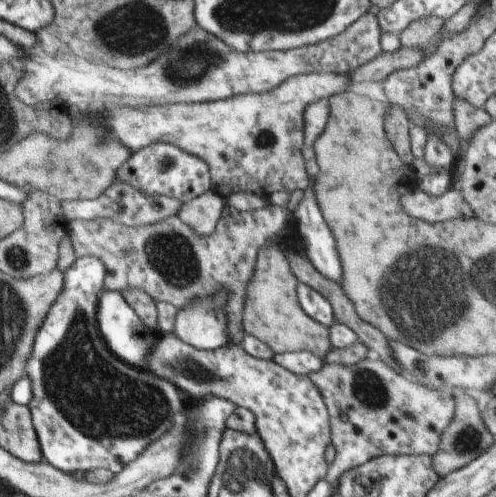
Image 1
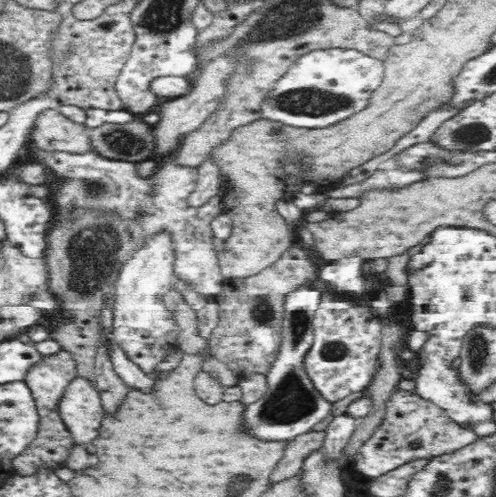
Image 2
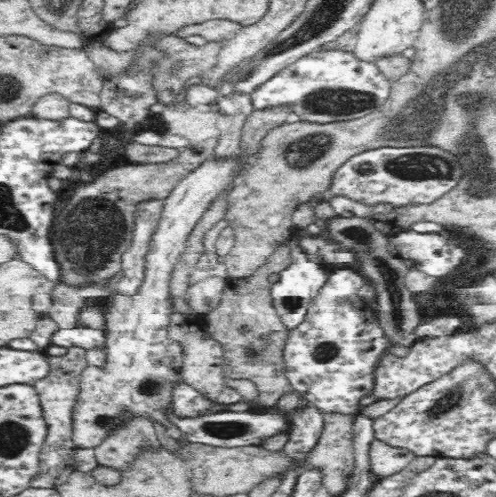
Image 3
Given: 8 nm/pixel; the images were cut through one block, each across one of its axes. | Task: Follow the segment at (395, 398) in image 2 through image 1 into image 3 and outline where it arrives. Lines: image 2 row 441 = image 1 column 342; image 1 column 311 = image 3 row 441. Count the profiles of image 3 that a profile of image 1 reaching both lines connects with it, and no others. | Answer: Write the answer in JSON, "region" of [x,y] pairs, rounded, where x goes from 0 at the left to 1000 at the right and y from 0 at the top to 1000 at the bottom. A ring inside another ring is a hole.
{"region":[[[754,885],[746,893],[742,922],[746,922],[750,954],[758,958],[758,966],[766,966],[819,946],[839,922],[839,913],[823,909],[819,901],[794,901],[786,893],[770,893],[766,885]]]}

